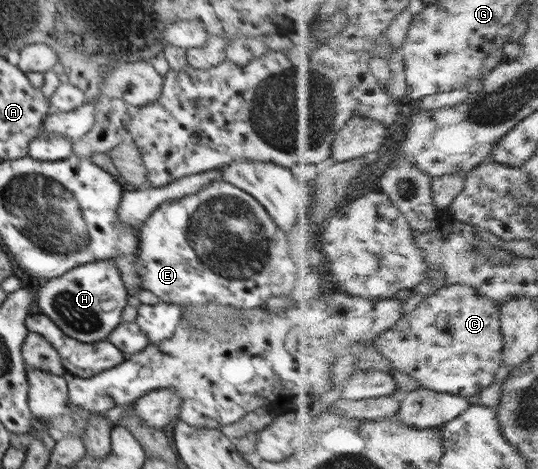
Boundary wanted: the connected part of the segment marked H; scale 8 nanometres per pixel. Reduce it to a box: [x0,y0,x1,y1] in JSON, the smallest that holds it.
[36,260,128,344]

